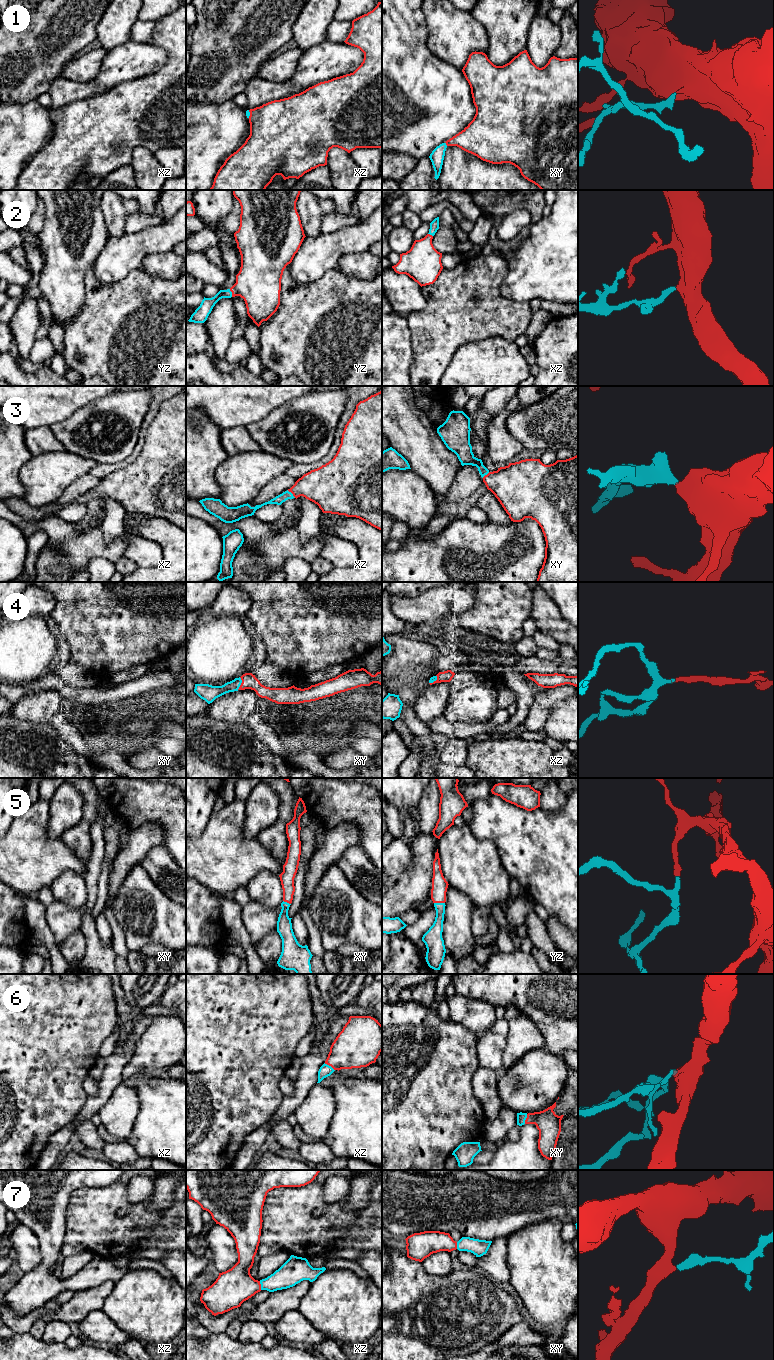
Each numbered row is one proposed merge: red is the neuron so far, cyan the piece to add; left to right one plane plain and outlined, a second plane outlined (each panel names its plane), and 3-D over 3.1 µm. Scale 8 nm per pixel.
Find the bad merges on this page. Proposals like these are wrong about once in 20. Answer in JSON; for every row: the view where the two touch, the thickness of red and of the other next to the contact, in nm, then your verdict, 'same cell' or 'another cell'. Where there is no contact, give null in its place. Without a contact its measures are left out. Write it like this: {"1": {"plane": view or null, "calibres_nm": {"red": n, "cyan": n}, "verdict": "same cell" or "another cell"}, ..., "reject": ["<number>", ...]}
{"1": {"plane": "xy", "calibres_nm": {"red": 240, "cyan": 110}, "verdict": "same cell"}, "2": {"plane": "yz", "calibres_nm": {"red": 360, "cyan": 110}, "verdict": "same cell"}, "3": {"plane": "xz", "calibres_nm": {"red": 280, "cyan": 70}, "verdict": "same cell"}, "4": {"plane": "xy", "calibres_nm": {"red": 120, "cyan": 110}, "verdict": "same cell"}, "5": {"plane": "yz", "calibres_nm": {"red": 130, "cyan": 110}, "verdict": "same cell"}, "6": {"plane": "xz", "calibres_nm": {"red": 340, "cyan": 100}, "verdict": "same cell"}, "7": {"plane": "xz", "calibres_nm": {"red": 280, "cyan": 190}, "verdict": "same cell"}, "reject": []}

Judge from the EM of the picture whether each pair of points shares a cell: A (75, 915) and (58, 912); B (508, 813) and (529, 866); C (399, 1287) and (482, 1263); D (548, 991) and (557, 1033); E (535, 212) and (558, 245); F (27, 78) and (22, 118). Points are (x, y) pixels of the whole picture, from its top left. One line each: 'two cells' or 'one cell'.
A: one cell
B: one cell
C: two cells
D: one cell
E: two cells
F: two cells

